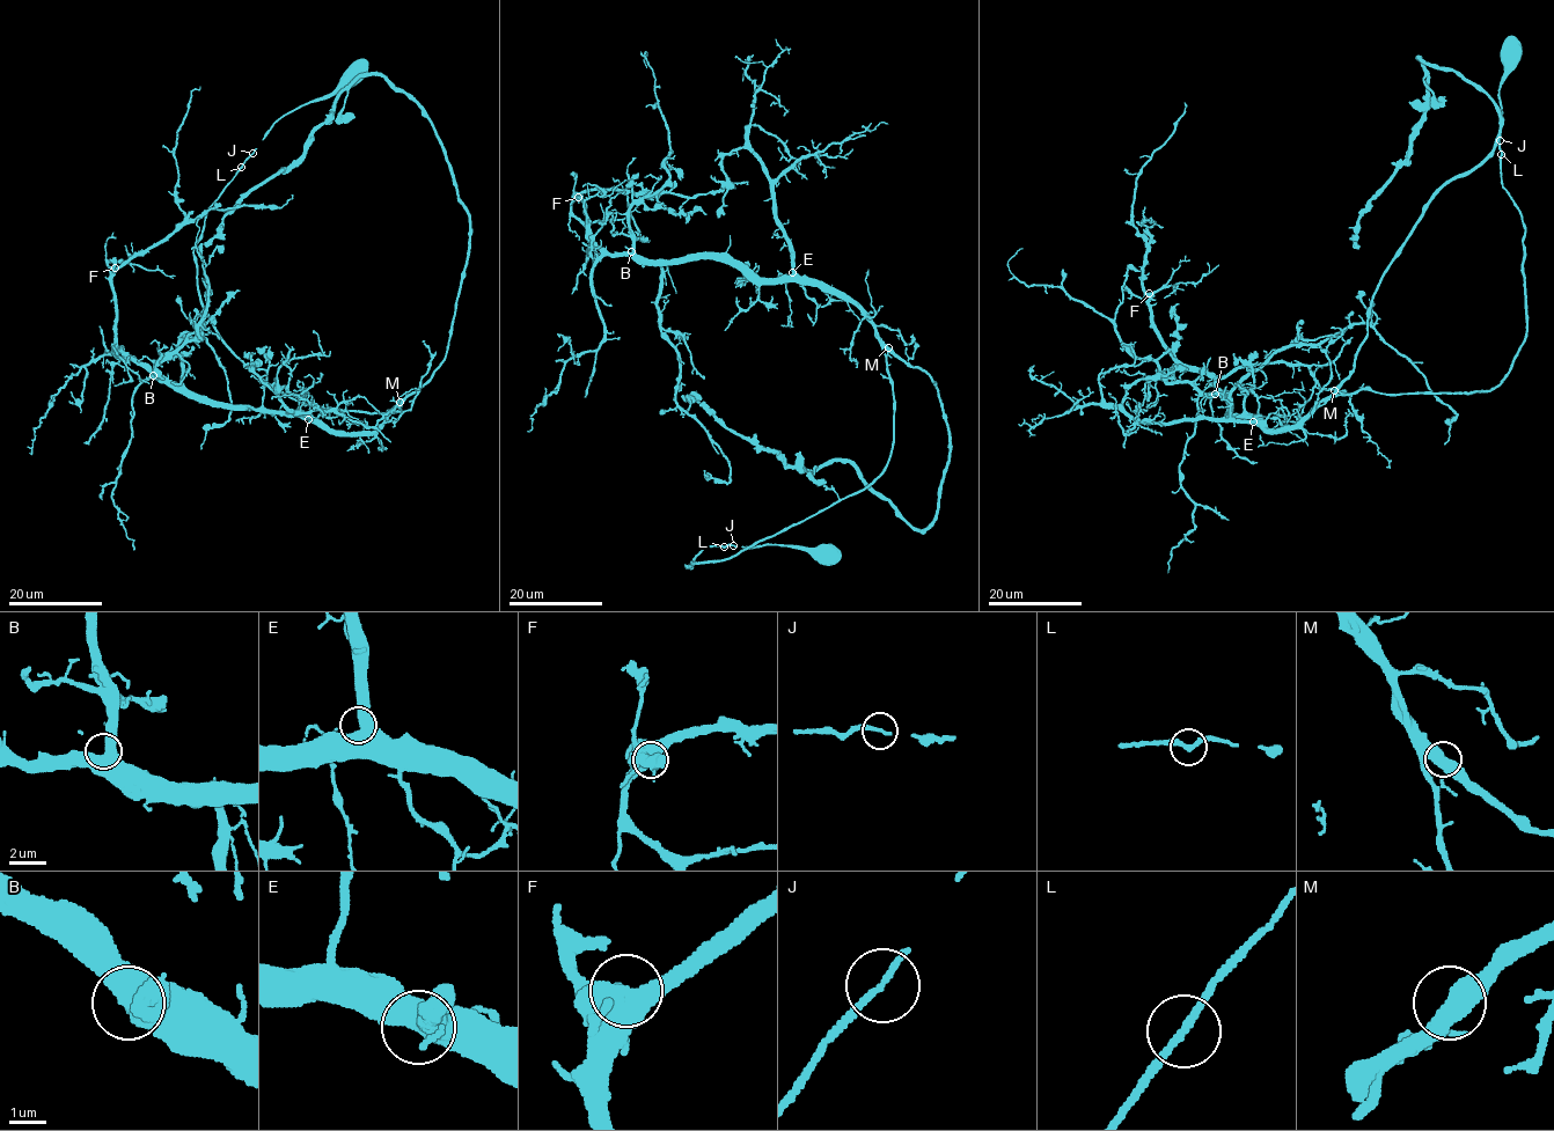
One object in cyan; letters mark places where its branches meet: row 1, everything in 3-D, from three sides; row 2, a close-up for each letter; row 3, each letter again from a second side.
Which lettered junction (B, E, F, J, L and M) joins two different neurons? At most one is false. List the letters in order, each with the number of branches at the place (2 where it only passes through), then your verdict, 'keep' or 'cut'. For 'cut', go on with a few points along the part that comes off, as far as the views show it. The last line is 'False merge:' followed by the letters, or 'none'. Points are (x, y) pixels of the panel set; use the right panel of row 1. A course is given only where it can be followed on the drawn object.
B: 2 | keep
E: 2 | keep
F: 2 | keep
J: 1 | keep
L: 2 | keep
M: 2 | keep
False merge: none

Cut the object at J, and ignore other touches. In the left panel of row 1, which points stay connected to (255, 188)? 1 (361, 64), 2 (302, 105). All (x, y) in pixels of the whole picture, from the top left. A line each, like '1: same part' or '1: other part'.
1: other part
2: other part

